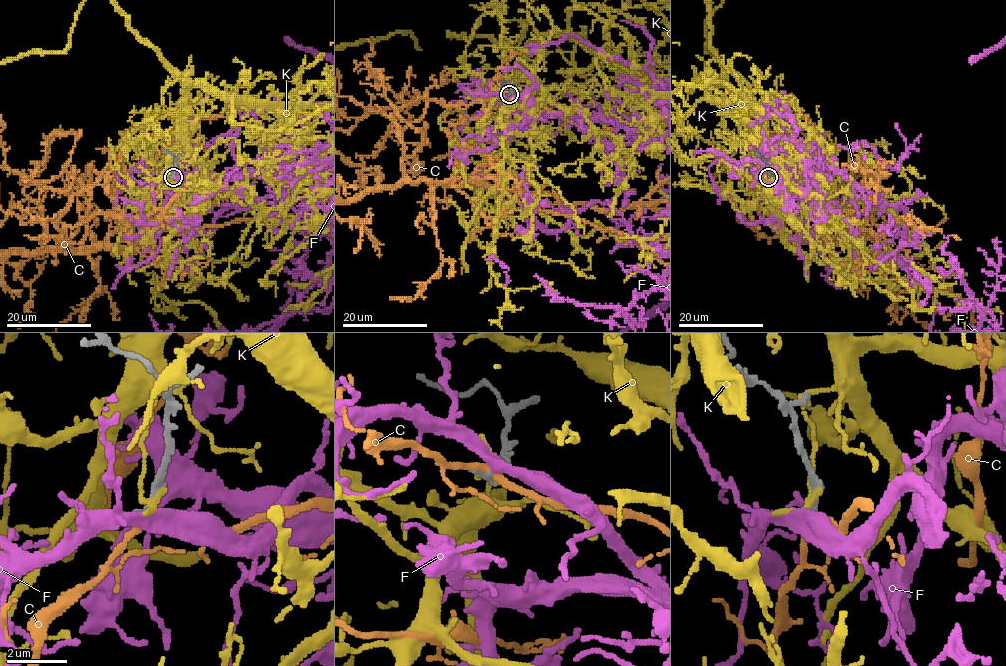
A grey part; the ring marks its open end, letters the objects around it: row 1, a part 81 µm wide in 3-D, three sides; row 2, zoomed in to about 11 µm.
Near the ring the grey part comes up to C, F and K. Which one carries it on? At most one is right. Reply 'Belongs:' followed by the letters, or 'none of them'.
Belongs: F

